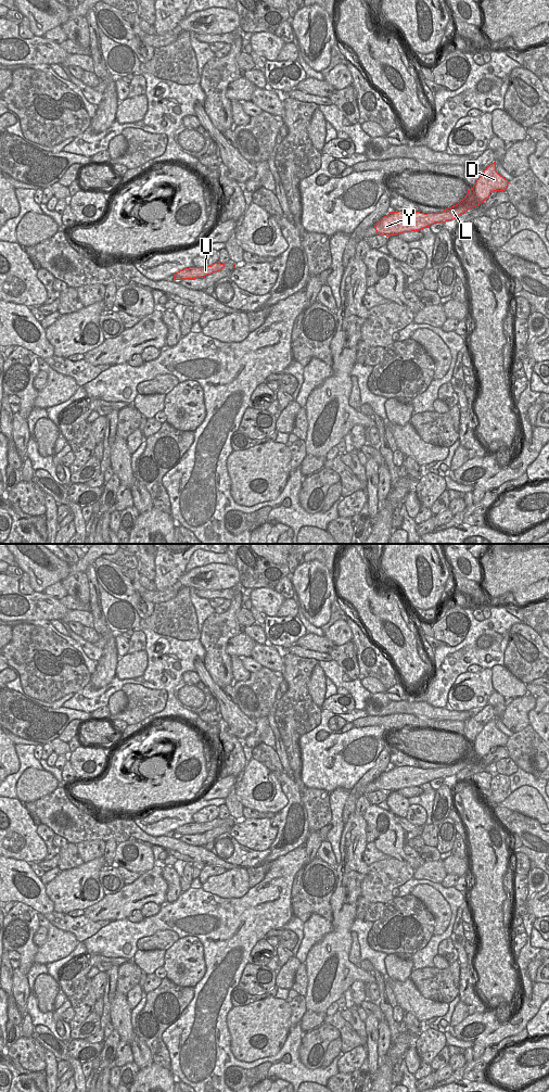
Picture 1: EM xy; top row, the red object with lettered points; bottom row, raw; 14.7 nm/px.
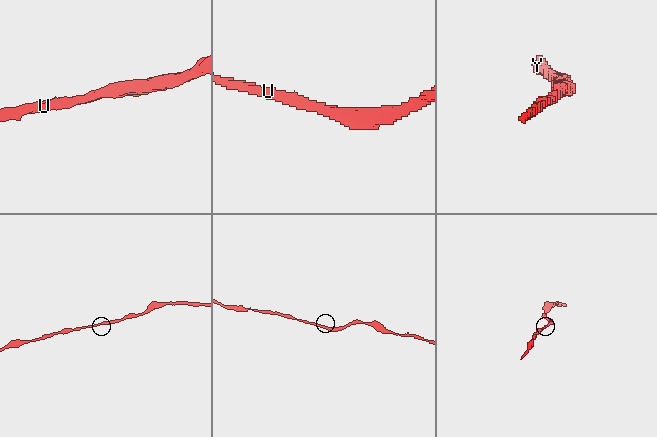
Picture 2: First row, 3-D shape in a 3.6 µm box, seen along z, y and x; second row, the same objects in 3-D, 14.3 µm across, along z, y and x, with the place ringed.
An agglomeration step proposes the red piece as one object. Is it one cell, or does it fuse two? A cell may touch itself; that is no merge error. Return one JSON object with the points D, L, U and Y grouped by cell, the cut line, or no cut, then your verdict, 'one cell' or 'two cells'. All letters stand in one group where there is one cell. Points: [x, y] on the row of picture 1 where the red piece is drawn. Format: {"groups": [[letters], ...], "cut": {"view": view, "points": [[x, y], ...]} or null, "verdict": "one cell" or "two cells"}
{"groups": [["D", "L", "U", "Y"]], "cut": null, "verdict": "one cell"}

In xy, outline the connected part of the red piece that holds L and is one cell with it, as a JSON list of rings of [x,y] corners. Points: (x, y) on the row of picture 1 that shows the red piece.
[[[496,162],[491,163],[476,180],[472,189],[458,204],[445,208],[443,213],[420,213],[413,211],[390,212],[375,225],[378,234],[397,236],[403,232],[419,231],[435,223],[456,219],[459,215],[482,204],[493,191],[505,191],[509,181],[496,170]]]

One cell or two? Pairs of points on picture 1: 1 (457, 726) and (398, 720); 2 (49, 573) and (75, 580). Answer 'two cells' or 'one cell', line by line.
1: one cell
2: two cells

